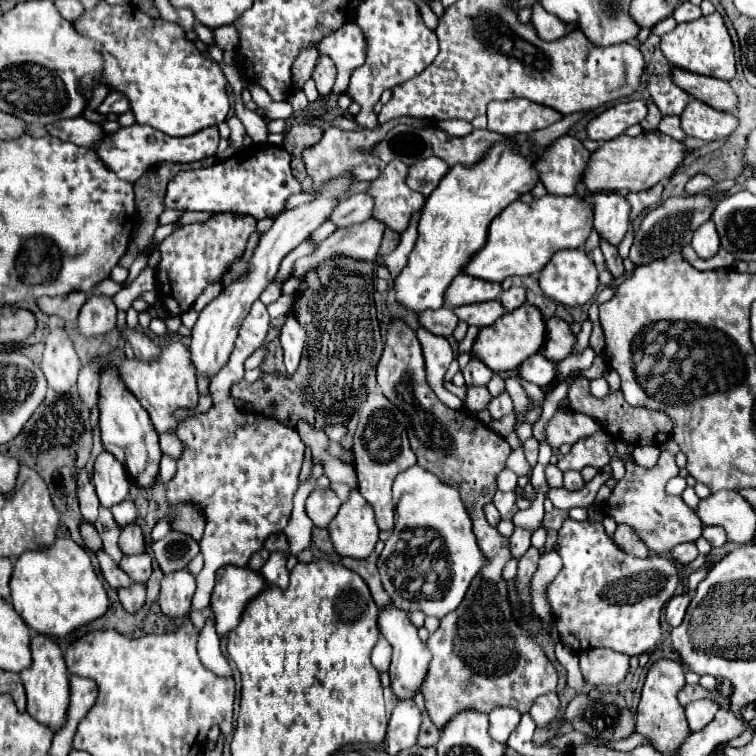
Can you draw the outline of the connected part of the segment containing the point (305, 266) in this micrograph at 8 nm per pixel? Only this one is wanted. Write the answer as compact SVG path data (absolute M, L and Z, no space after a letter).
M369 219L367 223L359 223L349 229L337 229L323 243L319 243L319 247L311 255L295 261L293 277L303 279L303 275L307 275L309 271L317 271L327 259L337 257L375 261L383 231L383 223L375 223L375 219Z

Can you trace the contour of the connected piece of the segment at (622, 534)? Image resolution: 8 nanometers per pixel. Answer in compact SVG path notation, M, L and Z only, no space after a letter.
M617 527L613 541L619 543L619 547L627 553L635 553L637 557L645 558L649 555L647 547L643 543L639 543L639 539L635 539L635 533L631 533L629 527Z

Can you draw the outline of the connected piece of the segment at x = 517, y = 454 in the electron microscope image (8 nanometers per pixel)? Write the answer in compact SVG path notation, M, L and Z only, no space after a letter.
M517 449L517 451L513 451L513 453L509 455L507 467L509 467L511 471L515 471L517 475L529 475L529 471L531 471L531 467L529 467L529 463L527 463L527 459L525 459L523 449Z

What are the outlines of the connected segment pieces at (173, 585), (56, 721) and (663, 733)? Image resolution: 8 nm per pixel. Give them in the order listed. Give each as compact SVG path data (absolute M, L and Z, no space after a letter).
M187 569L173 571L171 575L163 577L159 607L171 619L187 617L191 611L193 593L195 593L195 577Z
M33 635L31 653L33 653L33 667L21 673L27 691L27 713L35 721L51 727L51 731L57 733L67 721L67 707L69 707L69 675L65 669L65 659L59 645L53 639L43 639L43 635Z
M657 659L645 679L643 685L643 693L641 693L641 701L635 713L635 731L643 737L649 739L649 743L663 751L665 755L671 755L681 743L683 739L689 735L689 727L687 727L687 719L685 719L685 709L679 705L677 701L677 693L681 691L681 687L685 685L685 673L683 673L683 663L675 661L675 659Z

